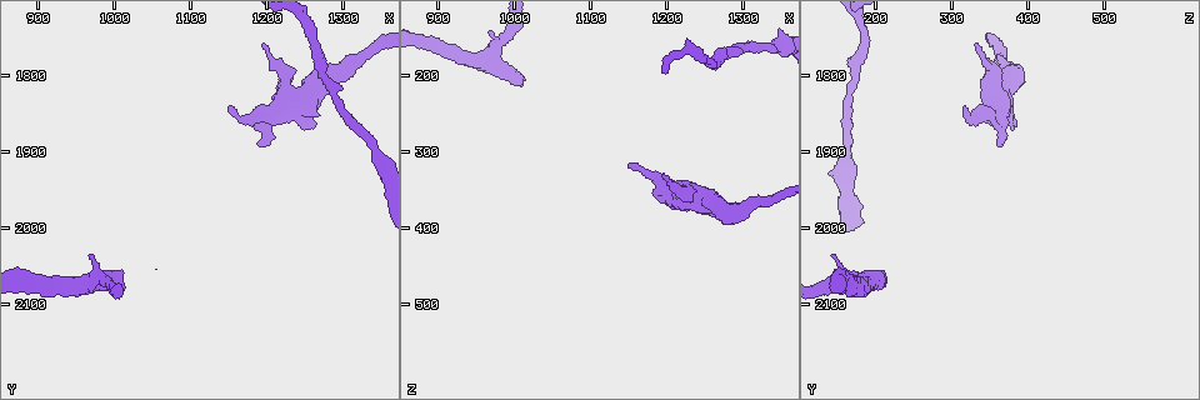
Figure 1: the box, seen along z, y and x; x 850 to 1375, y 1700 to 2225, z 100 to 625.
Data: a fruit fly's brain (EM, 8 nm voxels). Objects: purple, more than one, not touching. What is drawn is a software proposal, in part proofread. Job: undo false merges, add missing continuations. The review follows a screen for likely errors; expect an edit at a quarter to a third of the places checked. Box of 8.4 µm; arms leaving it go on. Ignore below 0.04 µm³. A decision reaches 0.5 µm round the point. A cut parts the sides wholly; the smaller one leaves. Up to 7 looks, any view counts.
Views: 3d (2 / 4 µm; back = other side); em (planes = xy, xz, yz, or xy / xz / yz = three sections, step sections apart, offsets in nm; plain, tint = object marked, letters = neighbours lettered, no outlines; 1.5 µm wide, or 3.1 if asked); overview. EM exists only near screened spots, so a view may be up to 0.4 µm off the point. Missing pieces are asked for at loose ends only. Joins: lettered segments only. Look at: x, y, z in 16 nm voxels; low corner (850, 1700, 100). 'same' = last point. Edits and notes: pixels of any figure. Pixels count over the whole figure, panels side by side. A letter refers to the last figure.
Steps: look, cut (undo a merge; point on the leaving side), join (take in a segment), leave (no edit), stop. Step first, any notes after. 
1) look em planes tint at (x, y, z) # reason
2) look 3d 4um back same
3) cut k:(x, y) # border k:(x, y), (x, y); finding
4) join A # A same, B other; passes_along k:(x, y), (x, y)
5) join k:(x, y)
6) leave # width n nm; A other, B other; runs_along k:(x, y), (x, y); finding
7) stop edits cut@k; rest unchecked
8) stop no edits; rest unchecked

look 3d 4um back at (1010, 2055, 210) # free end

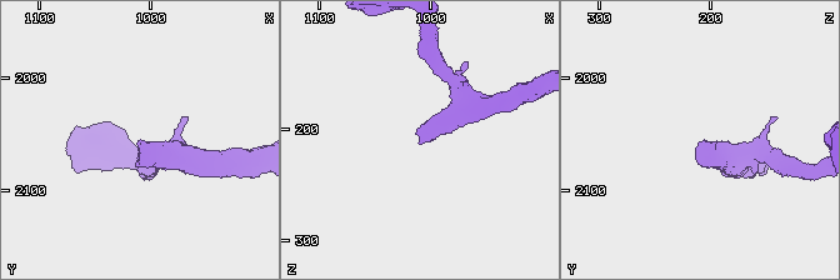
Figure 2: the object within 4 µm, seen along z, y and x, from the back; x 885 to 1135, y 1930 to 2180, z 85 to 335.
look em planes letters at (1012, 2054, 208) # need the tissue

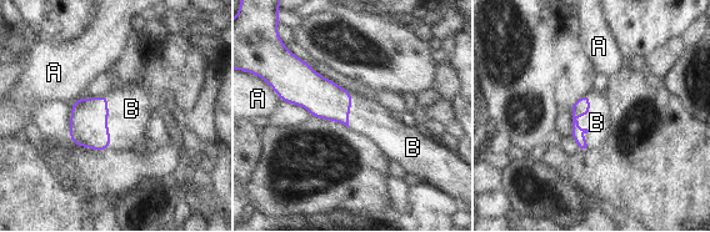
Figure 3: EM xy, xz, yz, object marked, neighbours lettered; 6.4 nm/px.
join B # longest_contact B 360 nm; A other, B same; passes_along 3:(581, 107), (578, 122), (596, 122); the cell continues

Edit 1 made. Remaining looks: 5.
look overview # redraw

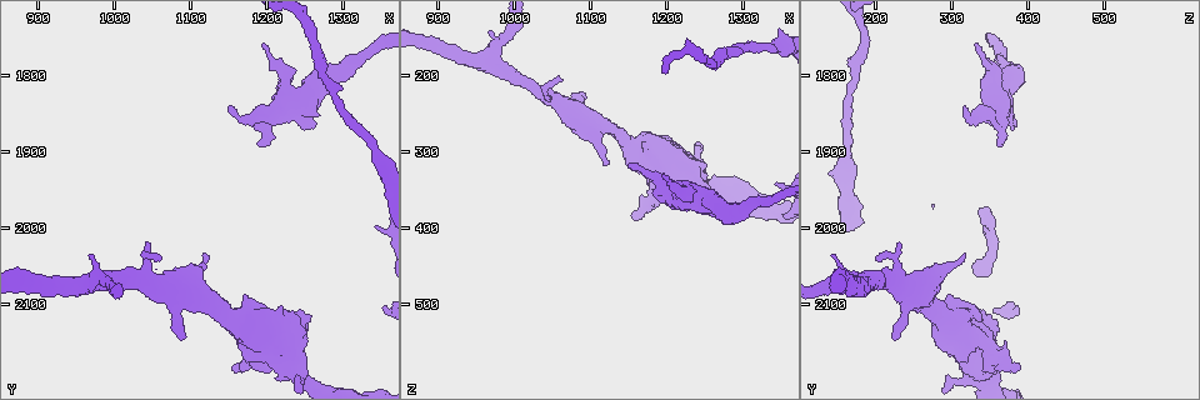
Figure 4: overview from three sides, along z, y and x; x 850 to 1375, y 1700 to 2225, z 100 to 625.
look em planes letters at (1345, 1900, 165) # calibre changes

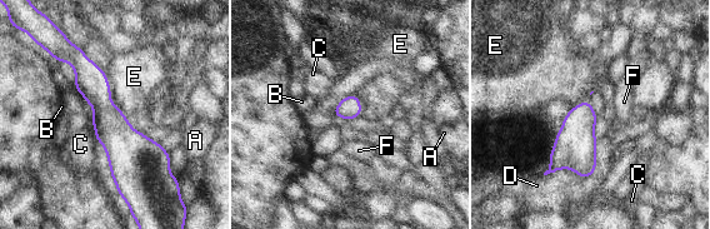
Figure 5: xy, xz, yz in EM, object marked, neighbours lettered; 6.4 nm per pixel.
leave # width 140 nm; A other, B other, C other, D other, E other, F other; all the same cell

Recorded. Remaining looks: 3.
look em planes letters at (1325, 1775, 360) # thick turns thin

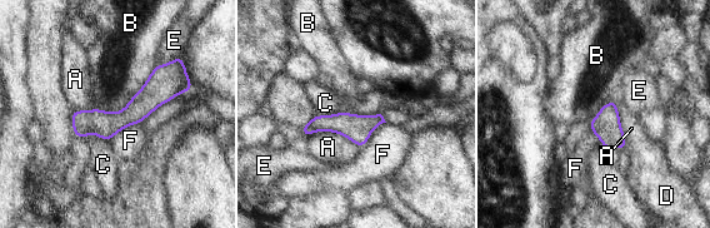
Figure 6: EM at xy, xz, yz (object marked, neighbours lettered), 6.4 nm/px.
leave # A other, B other, C other, D other, E other, F other; runs_along 6:(180, 79), (130, 115), (76, 133); continuous, no second cell

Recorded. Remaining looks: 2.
stop edits join@3; rest unchecked

